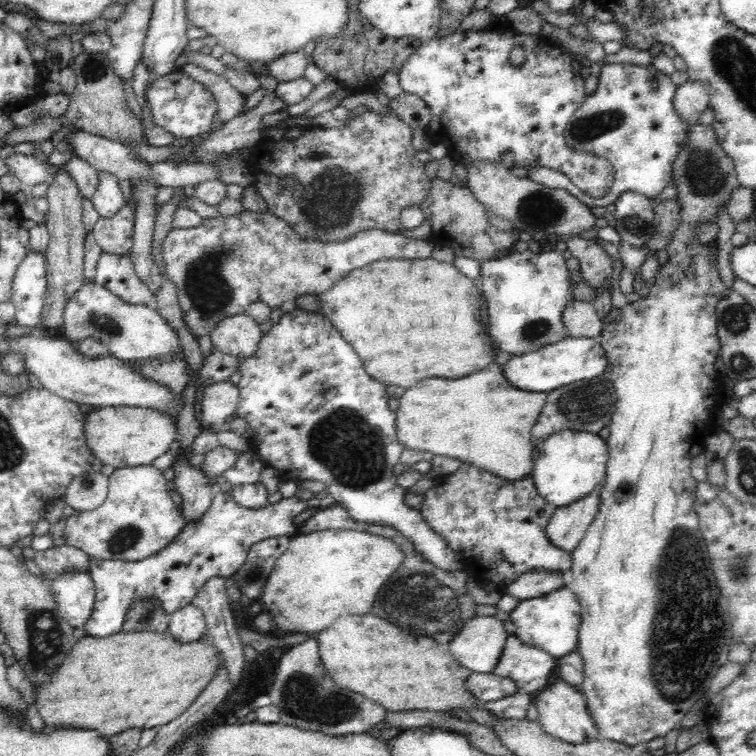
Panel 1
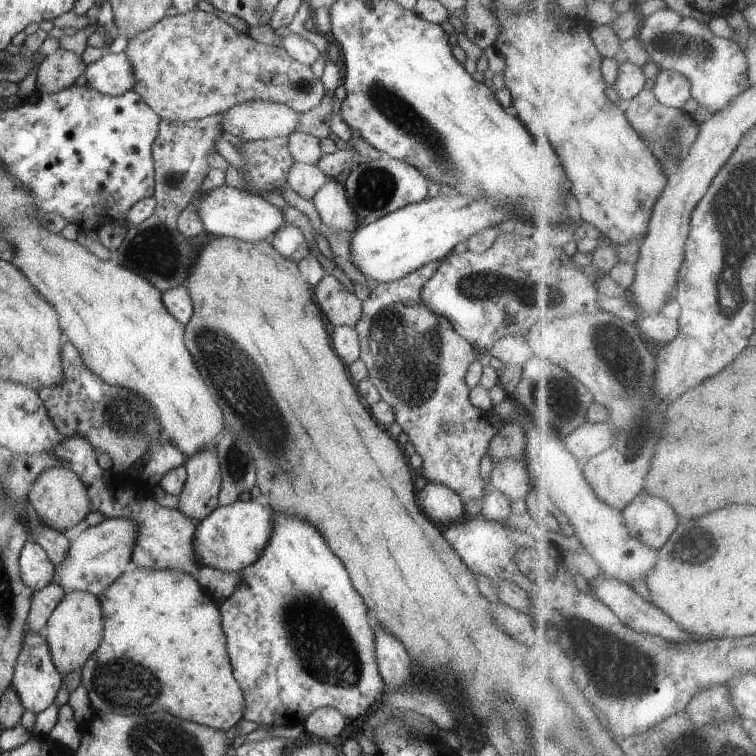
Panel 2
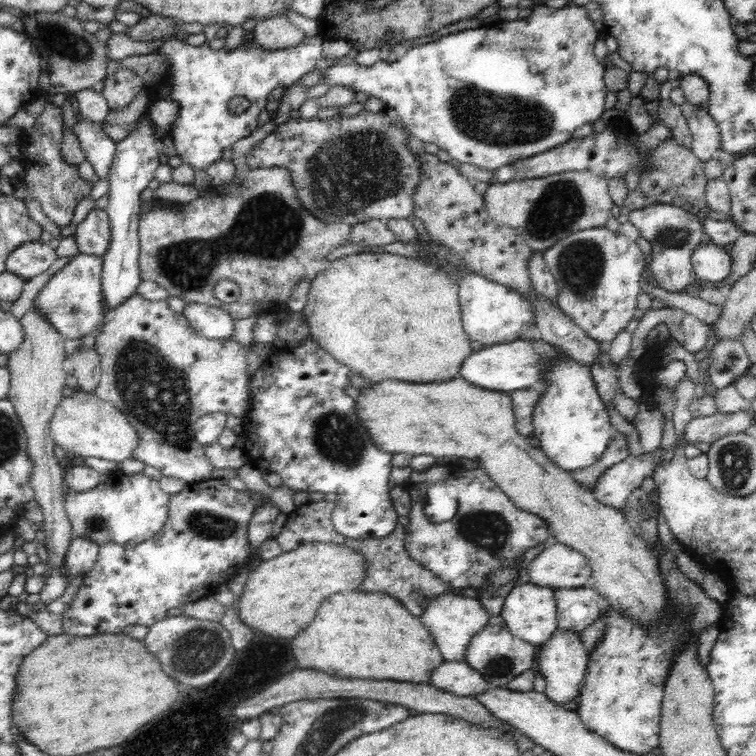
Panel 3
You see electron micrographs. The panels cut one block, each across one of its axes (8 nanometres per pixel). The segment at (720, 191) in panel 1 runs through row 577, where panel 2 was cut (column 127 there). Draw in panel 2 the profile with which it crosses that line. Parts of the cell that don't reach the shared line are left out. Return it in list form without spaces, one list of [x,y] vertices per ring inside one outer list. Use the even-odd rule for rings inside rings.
[[[138,568],[132,573],[122,573],[114,580],[102,594],[98,594],[98,600],[102,607],[102,624],[104,632],[102,632],[102,640],[100,646],[94,651],[94,654],[86,661],[81,668],[82,675],[80,684],[86,688],[90,707],[94,713],[105,714],[115,712],[122,716],[132,716],[132,714],[144,714],[144,704],[154,712],[158,710],[166,710],[170,714],[176,714],[178,718],[190,722],[210,726],[216,730],[225,732],[230,730],[243,720],[244,714],[244,695],[238,681],[232,674],[230,658],[226,648],[226,635],[221,625],[221,614],[218,610],[218,604],[203,590],[200,583],[195,577],[185,572],[173,570],[152,570],[150,568]]]

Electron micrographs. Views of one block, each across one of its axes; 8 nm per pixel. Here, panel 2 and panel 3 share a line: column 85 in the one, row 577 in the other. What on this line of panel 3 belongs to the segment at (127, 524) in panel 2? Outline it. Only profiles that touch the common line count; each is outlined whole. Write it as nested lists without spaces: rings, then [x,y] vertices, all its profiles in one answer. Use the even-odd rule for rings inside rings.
[[[552,541],[529,563],[525,581],[554,590],[590,587],[591,566],[580,552]]]

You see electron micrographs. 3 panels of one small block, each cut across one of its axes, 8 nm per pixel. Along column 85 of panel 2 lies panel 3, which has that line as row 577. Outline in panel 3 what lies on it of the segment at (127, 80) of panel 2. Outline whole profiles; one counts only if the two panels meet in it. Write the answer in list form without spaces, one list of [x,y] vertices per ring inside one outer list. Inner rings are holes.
[[[73,538],[64,562],[70,580],[79,574],[86,576],[98,559],[98,554],[99,545],[96,542],[91,542],[88,538]]]

